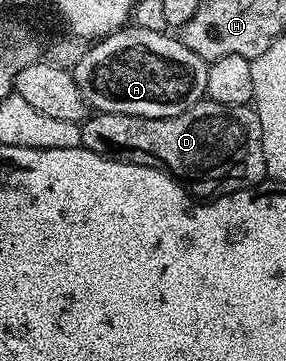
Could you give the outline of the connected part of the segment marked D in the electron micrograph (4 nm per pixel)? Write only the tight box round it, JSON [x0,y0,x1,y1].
[81,98,267,202]

